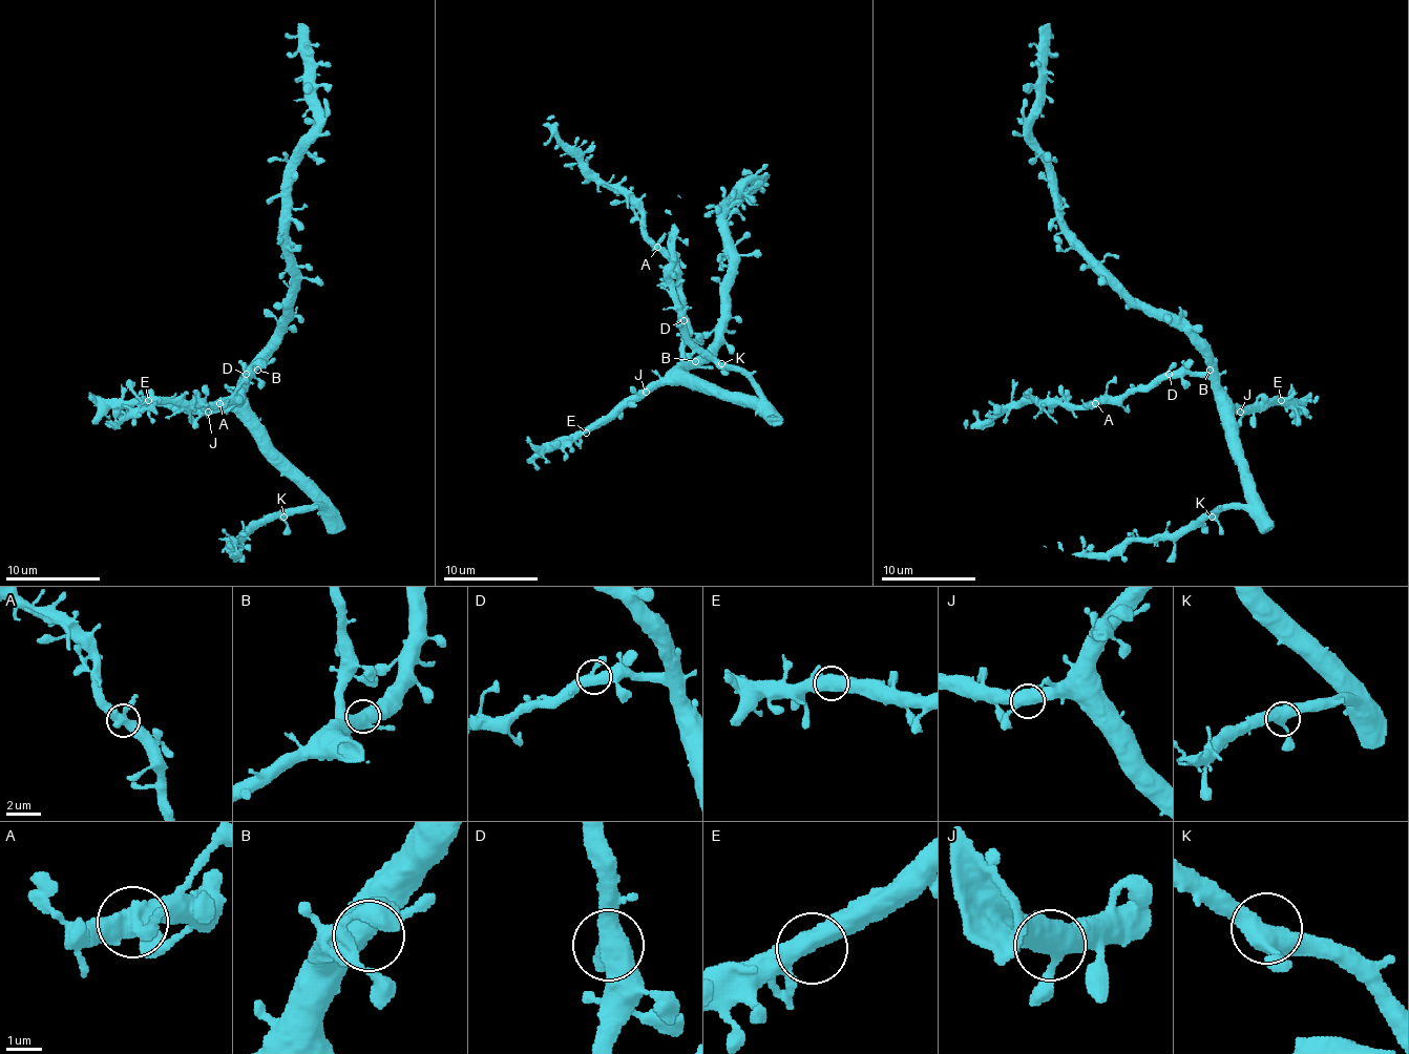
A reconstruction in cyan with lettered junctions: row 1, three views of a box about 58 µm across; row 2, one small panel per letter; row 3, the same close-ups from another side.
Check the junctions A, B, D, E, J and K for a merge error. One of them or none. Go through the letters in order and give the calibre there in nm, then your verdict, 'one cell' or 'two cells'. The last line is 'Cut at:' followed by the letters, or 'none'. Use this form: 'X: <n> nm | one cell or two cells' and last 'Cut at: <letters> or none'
A: 480 nm | one cell
B: 460 nm | one cell
D: 440 nm | one cell
E: 480 nm | one cell
J: 460 nm | one cell
K: 460 nm | one cell
Cut at: none

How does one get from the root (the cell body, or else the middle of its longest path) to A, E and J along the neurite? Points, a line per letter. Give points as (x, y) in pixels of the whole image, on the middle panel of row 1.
A: (688, 367), (684, 358), (680, 280), (674, 273), (671, 260), (657, 247)
E: (688, 367), (676, 367), (661, 382), (646, 387), (633, 397), (626, 397), (586, 433)
J: (688, 367), (676, 367), (646, 392)

